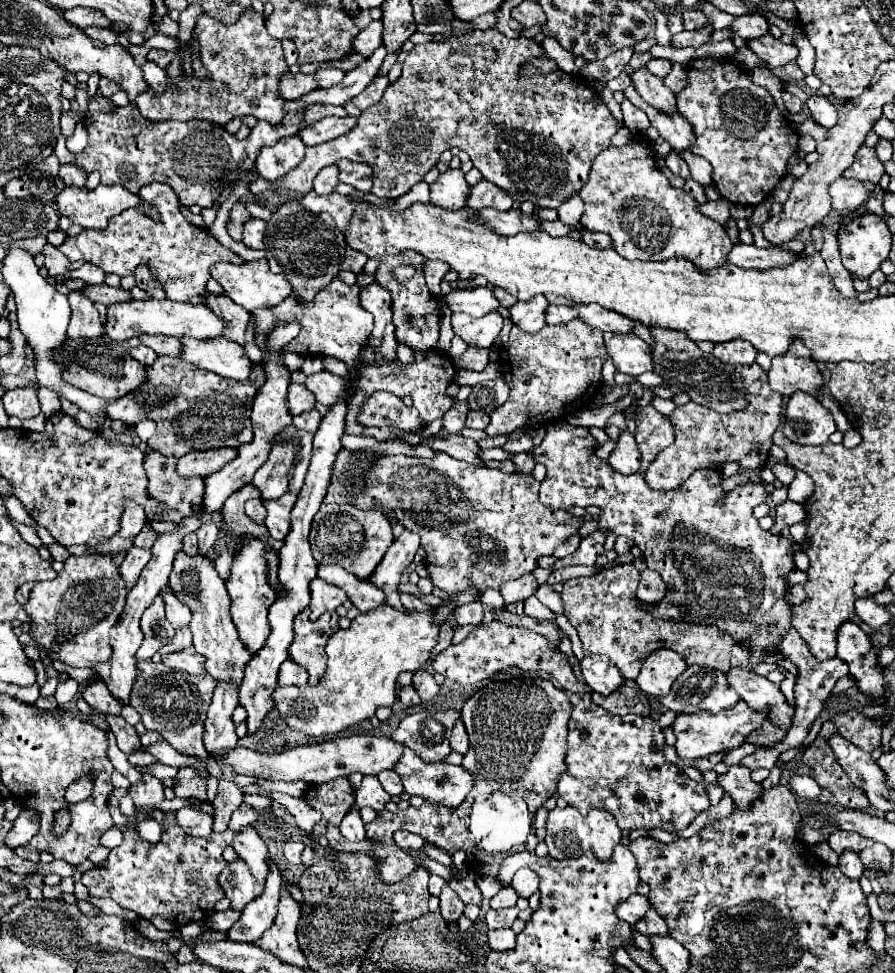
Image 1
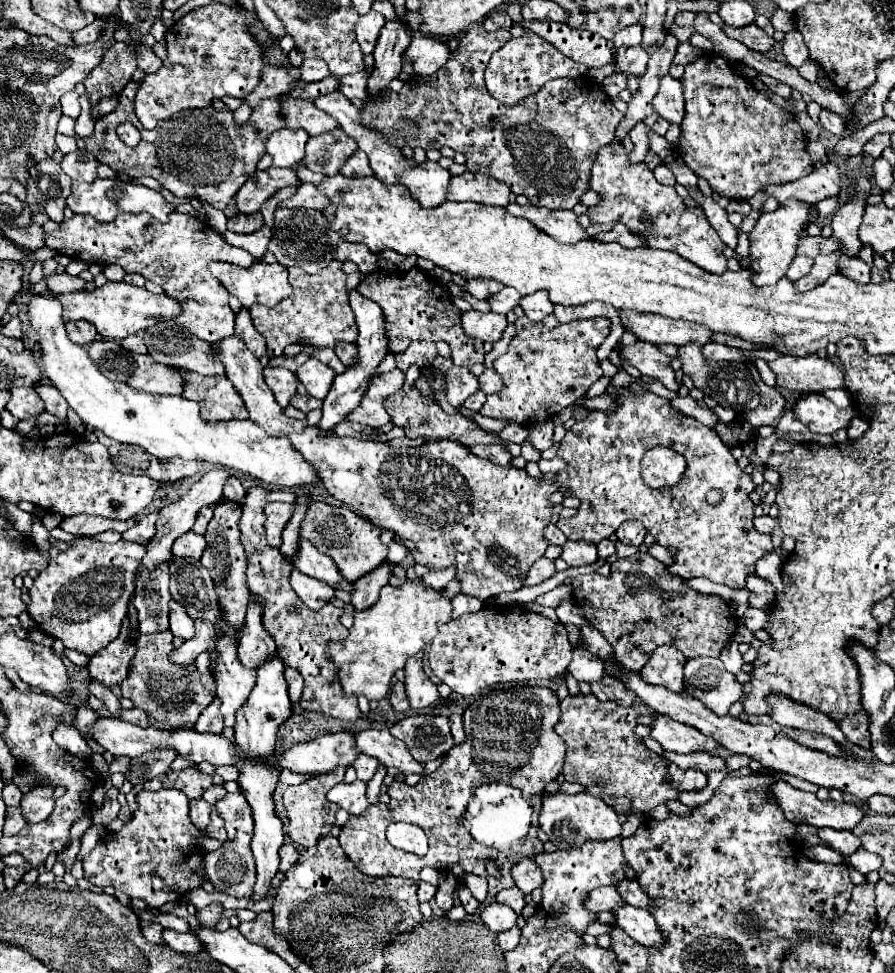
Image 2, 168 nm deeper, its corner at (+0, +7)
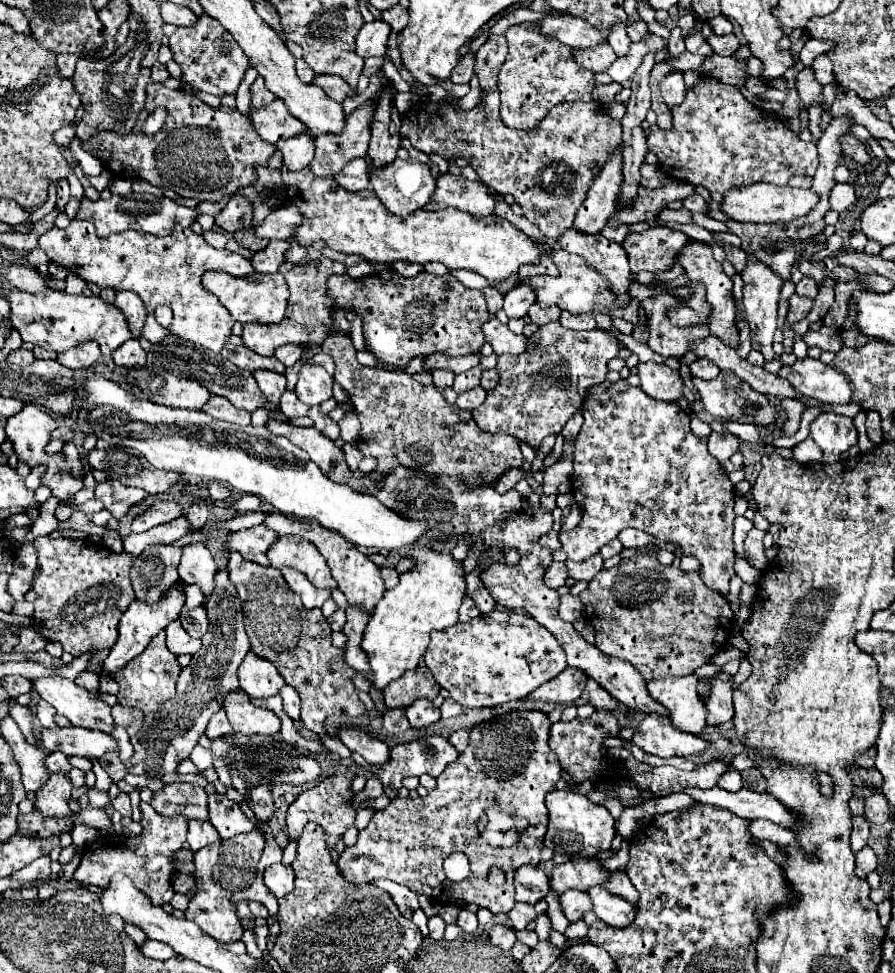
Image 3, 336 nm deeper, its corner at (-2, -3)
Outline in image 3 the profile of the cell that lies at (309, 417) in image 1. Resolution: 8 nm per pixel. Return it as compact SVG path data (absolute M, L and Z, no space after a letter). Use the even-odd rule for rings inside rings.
M286 390L280 398L280 410L284 412L284 416L288 418L296 418L296 416L306 416L308 414L308 406L304 402L298 400L298 396L290 390Z

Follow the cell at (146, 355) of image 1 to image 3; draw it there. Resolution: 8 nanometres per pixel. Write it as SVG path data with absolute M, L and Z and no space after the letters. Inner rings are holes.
M128 340L112 352L112 360L116 366L124 366L124 368L144 366L146 364L146 352L142 350L138 340Z

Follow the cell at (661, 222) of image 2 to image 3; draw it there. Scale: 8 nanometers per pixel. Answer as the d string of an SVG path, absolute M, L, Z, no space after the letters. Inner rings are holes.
M690 240L676 260L680 260L680 264L682 264L682 268L688 274L692 284L700 282L700 284L706 286L706 300L710 304L710 322L708 322L710 334L716 336L718 340L722 340L726 346L736 350L738 344L740 344L740 338L738 338L738 328L736 328L736 322L734 322L734 316L736 316L734 300L730 296L732 294L732 280L724 274L722 266L712 258L712 248L702 244L702 242Z

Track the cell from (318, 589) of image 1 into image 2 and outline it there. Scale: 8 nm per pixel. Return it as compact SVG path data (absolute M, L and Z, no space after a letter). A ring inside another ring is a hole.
M292 570L292 574L290 574L290 584L292 584L292 588L294 588L294 592L302 598L302 602L308 606L308 608L312 608L312 610L320 610L324 604L328 604L332 598L334 598L334 594L336 594L336 590L330 586L330 584L326 584L326 582L322 582L322 580L316 580L316 578L310 578L310 576L306 576L306 574L302 574L300 570Z

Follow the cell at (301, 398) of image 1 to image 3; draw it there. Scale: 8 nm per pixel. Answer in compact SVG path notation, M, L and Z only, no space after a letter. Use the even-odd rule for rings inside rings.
M256 370L254 378L256 378L260 390L266 394L266 398L270 398L270 402L274 402L274 404L286 390L286 378L282 374L268 372L268 370Z

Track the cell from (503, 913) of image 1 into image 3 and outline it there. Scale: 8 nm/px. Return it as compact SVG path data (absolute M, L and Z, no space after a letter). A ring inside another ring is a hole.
M494 924L490 928L490 942L502 950L510 950L516 942L516 936L514 932L508 928L508 926L500 926L500 924Z

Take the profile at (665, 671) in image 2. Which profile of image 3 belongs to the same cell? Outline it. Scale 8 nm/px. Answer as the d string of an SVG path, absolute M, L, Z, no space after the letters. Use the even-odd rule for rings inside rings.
M658 678L648 684L650 696L670 712L672 726L698 736L706 726L706 708L698 696L698 678Z

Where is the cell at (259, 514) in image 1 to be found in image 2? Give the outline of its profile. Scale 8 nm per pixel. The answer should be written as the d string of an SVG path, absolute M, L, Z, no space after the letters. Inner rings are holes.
M230 478L228 484L224 486L224 496L234 500L234 502L244 502L246 490L244 490L244 486L242 486L242 482L238 478Z

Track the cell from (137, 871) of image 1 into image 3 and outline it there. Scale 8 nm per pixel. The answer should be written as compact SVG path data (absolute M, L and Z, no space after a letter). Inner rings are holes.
M142 802L142 834L134 838L100 836L94 844L84 848L80 866L74 872L74 880L80 882L82 886L106 886L106 882L114 872L122 872L156 906L162 906L170 902L174 894L170 882L174 868L170 858L174 856L174 852L180 850L180 846L184 846L186 830L188 830L188 822L184 818L162 818L158 812L154 812L150 804Z

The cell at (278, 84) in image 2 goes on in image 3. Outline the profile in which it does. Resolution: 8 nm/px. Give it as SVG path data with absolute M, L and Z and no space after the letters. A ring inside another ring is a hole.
M258 76L258 78L254 80L254 84L252 84L252 88L250 88L250 94L252 94L252 104L254 104L254 106L268 106L268 104L276 98L276 96L270 94L270 90L266 88L262 76Z

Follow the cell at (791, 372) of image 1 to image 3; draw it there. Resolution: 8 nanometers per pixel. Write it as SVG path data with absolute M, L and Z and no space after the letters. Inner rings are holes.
M814 358L796 360L792 366L782 366L778 372L804 396L818 398L826 404L848 404L850 402L850 382L848 378L828 364Z

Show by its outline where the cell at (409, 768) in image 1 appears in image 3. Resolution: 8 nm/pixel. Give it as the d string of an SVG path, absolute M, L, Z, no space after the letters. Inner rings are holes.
M342 726L336 736L342 744L346 744L352 752L358 752L370 764L384 764L390 760L388 744L366 734L366 732L362 732L362 730Z

